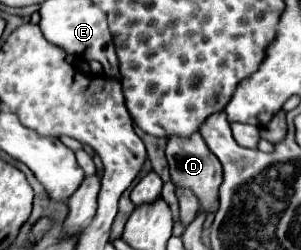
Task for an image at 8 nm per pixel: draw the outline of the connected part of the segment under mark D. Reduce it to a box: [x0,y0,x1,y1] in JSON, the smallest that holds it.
[165,131,223,227]

